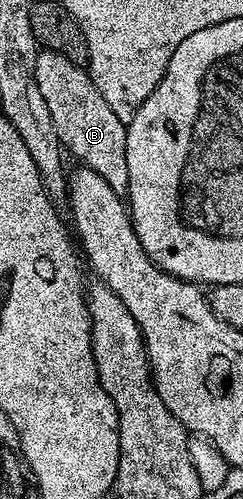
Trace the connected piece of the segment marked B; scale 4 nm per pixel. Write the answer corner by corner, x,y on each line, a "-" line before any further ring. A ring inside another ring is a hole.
41,50
34,61
34,81
38,81
38,90
42,93
42,98
46,100
46,106
50,109
50,117
54,121
54,129
58,129
60,146
64,148
69,156
72,155
77,160
77,164
94,169
98,177
124,197
128,194
128,176
126,170
126,133
128,132
126,124
106,105
106,100
102,98
102,93
94,85
91,74
81,64
70,61
70,57
62,57
62,53

